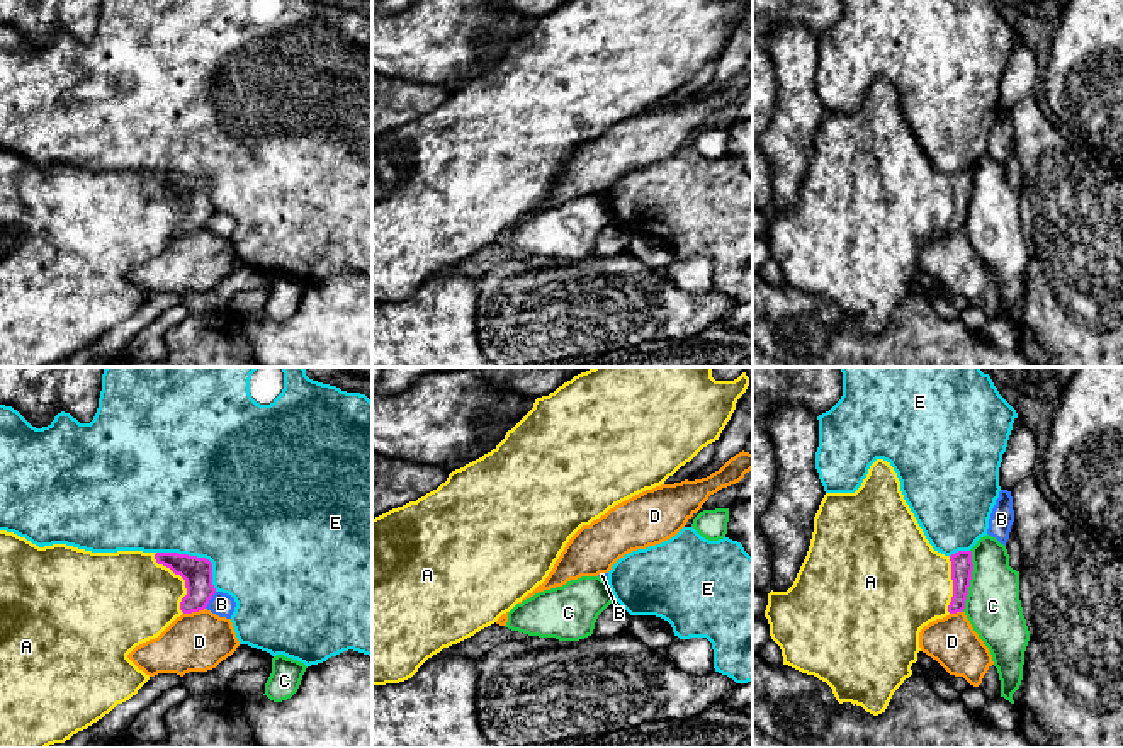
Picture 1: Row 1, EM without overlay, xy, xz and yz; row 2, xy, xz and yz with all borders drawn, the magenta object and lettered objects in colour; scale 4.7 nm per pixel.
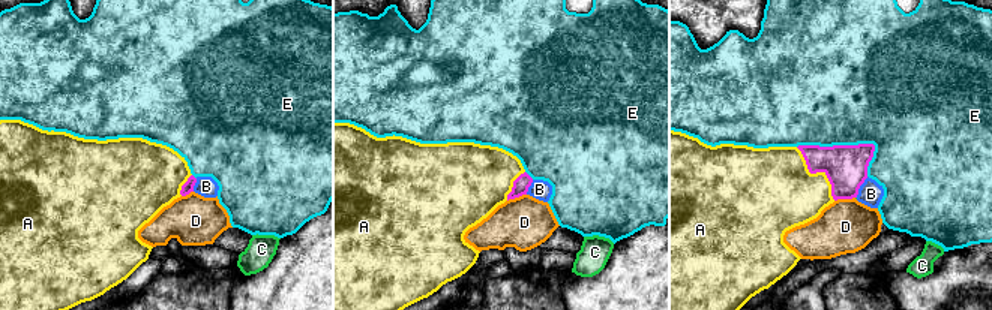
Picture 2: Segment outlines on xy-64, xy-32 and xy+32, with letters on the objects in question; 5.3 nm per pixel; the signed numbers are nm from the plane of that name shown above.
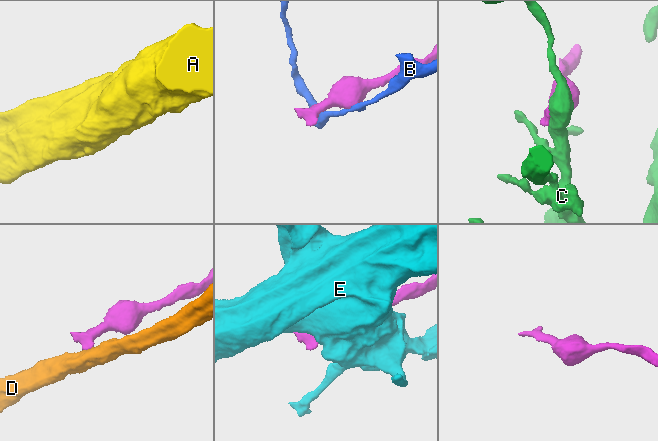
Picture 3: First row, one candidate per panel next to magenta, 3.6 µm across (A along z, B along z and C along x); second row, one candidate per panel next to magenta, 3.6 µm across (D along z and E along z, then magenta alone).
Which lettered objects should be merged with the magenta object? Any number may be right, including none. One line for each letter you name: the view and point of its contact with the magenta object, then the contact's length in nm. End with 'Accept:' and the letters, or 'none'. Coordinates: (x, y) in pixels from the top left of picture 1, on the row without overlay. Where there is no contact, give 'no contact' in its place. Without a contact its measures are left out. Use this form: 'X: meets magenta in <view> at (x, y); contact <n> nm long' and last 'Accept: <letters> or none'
A: meets magenta in xy at (182, 196); contact 320 nm long
Accept: A

